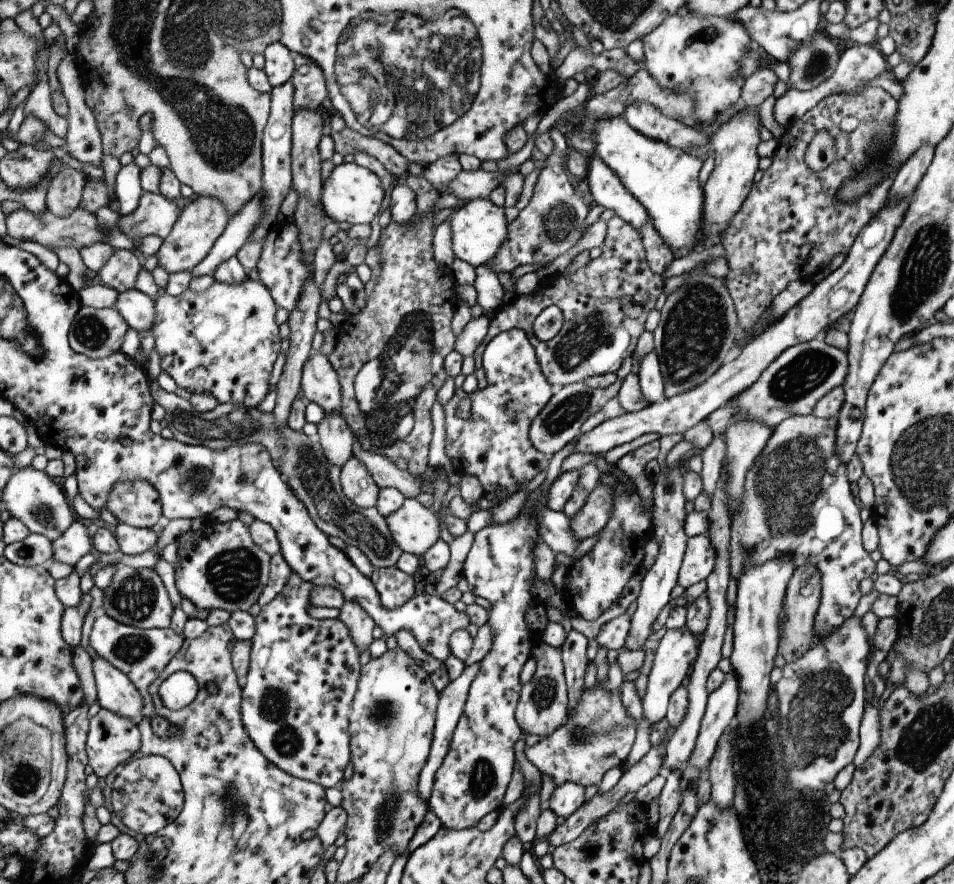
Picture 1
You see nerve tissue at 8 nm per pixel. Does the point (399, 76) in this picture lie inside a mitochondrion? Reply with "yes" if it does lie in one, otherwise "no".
yes

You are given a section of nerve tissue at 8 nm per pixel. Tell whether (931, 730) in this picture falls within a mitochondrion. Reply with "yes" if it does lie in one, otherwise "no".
yes

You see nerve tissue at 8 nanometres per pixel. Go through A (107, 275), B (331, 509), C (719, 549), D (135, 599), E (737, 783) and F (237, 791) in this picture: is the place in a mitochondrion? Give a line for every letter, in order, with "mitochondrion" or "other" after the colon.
A: other
B: mitochondrion
C: other
D: mitochondrion
E: other
F: mitochondrion

